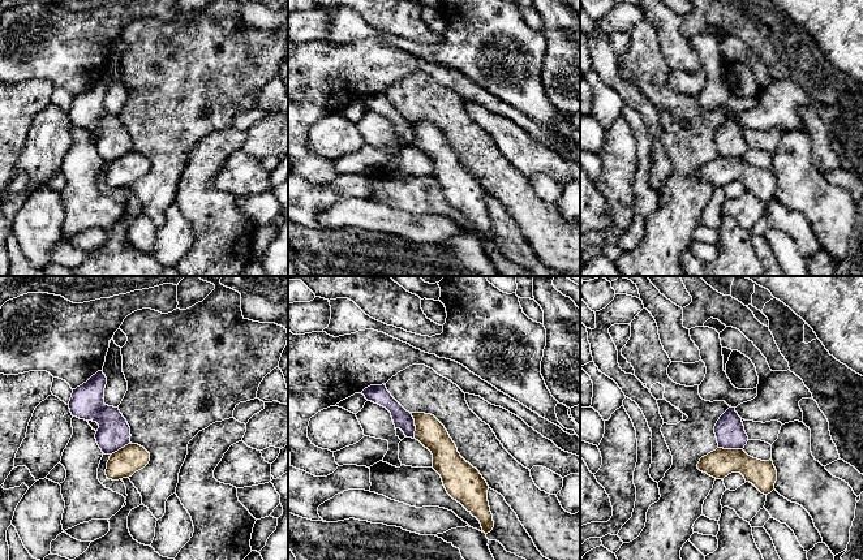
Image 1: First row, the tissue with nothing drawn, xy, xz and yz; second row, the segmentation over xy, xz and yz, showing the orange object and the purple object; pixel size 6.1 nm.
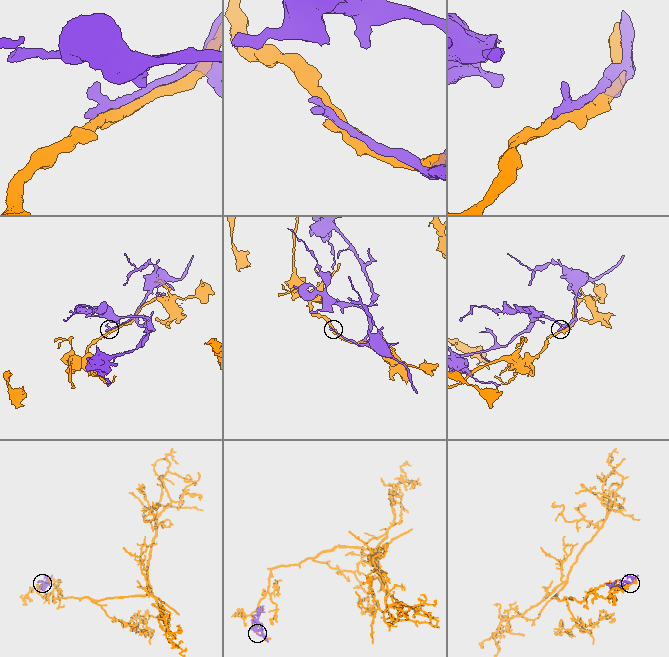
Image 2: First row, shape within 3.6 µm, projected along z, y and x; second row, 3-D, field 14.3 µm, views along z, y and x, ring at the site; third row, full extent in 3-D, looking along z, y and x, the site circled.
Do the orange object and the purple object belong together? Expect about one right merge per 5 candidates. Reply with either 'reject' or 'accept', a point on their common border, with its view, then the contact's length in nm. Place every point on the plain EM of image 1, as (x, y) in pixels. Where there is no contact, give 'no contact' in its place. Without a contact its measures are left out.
reject; meets orange in xz at (415, 133); contact 160 nm long

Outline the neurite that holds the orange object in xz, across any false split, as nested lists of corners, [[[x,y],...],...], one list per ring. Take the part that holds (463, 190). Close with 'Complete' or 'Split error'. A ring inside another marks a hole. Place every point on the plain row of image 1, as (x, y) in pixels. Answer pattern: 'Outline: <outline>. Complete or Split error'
Outline: [[[411,121],[415,147],[433,163],[433,177],[441,184],[447,202],[476,225],[485,242],[494,236],[488,210],[489,194],[480,180],[467,171],[445,134],[432,122]]]. Complete

